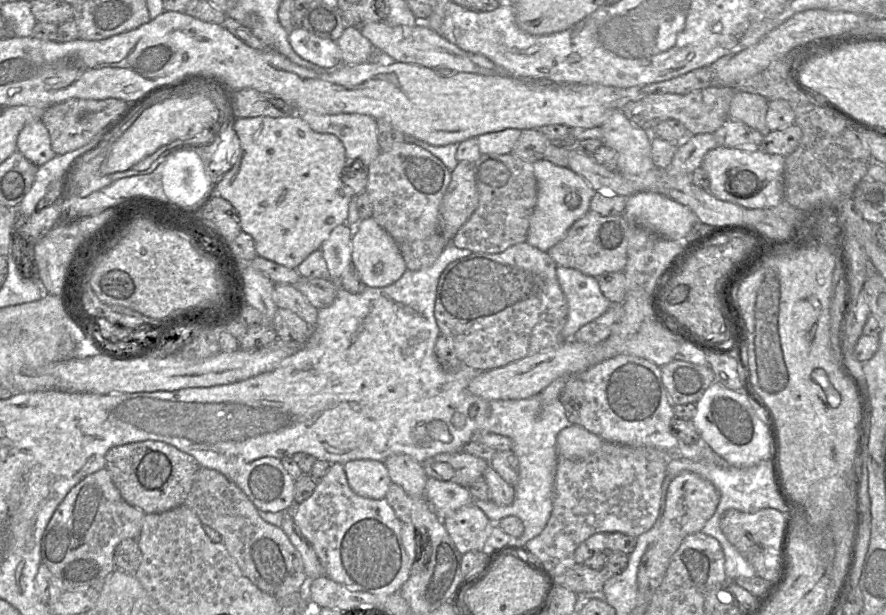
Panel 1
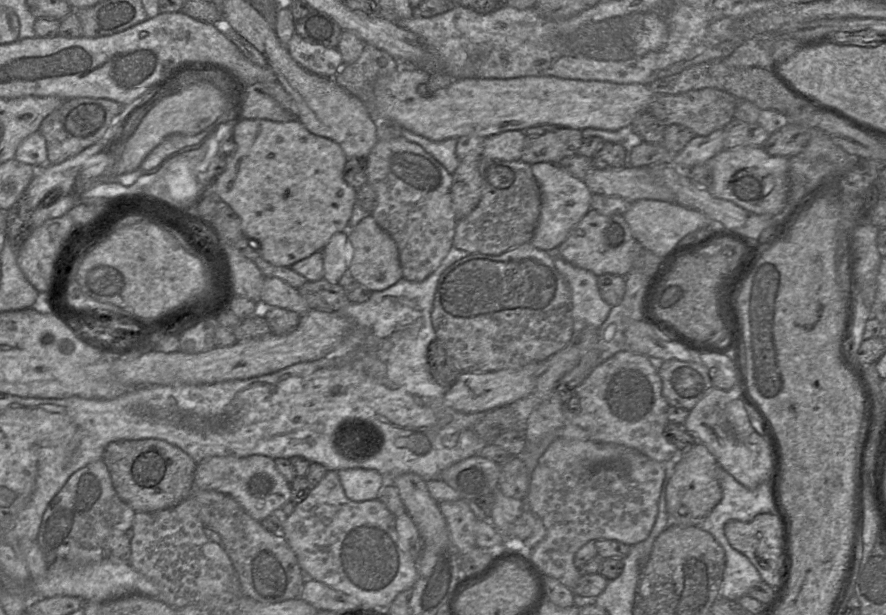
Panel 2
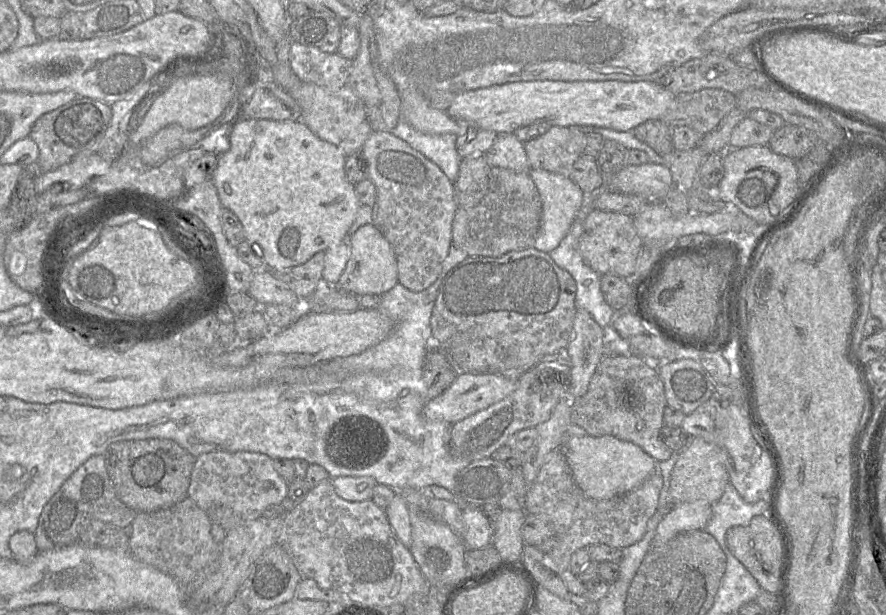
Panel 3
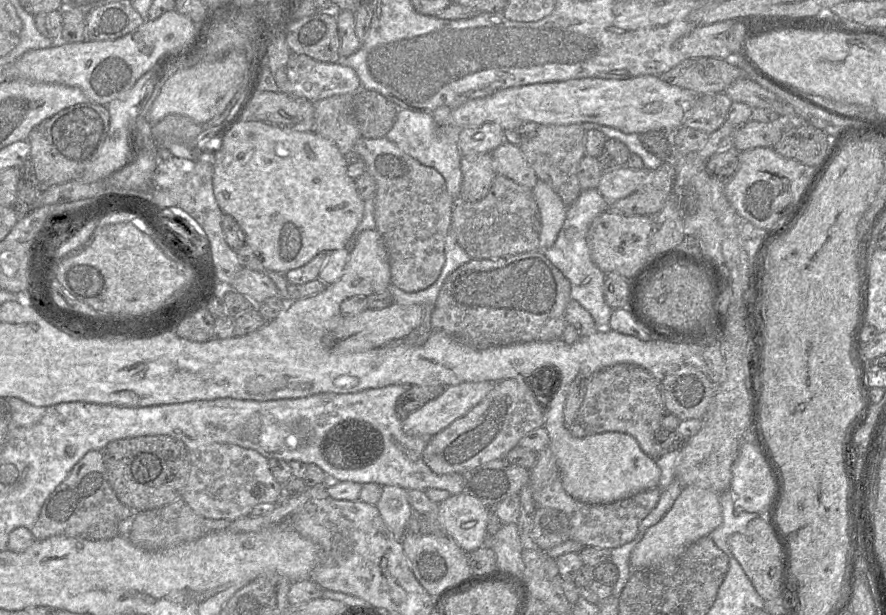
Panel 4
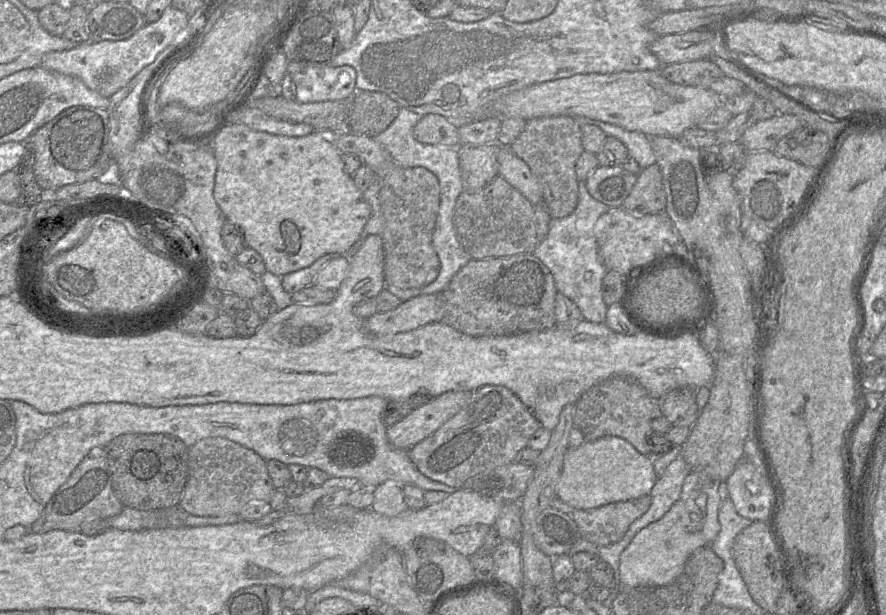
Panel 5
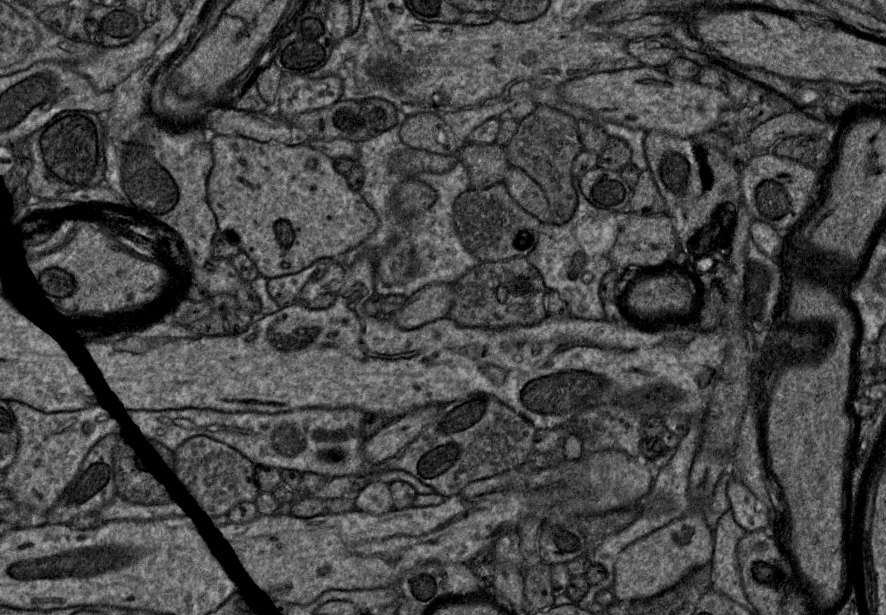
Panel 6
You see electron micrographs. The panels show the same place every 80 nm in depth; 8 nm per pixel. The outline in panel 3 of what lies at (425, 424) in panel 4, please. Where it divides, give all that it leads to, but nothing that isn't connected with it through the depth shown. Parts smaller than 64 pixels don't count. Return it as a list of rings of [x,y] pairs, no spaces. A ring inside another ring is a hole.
[[[459,373],[455,381],[442,394],[425,404],[422,415],[430,421],[445,421],[454,424],[502,400],[512,393],[516,386],[517,378],[498,373]]]

